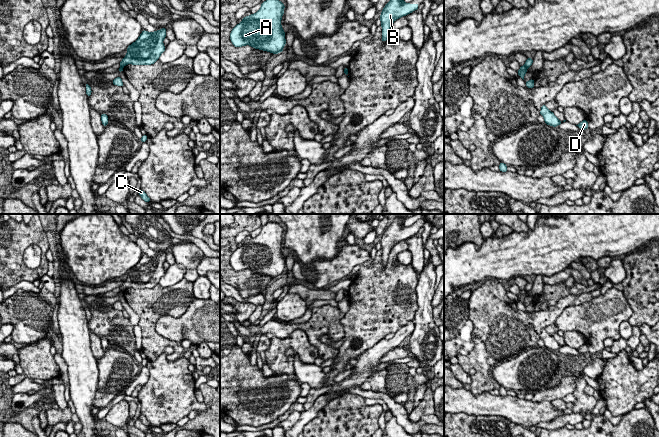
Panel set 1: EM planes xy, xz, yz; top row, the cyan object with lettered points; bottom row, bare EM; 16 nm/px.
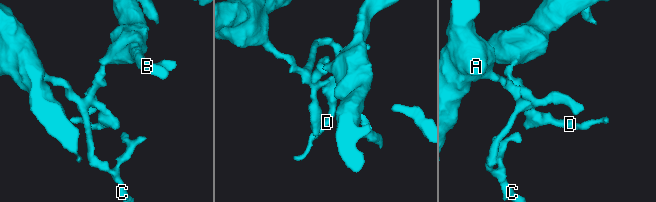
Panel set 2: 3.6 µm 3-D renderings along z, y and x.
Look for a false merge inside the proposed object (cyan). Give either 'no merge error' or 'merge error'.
merge error

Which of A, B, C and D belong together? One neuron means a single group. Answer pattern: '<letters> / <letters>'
A C D / B

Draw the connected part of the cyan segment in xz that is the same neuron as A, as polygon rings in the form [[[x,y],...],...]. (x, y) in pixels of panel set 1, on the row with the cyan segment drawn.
[[[266,0],[261,8],[242,19],[230,33],[235,47],[250,45],[255,49],[273,54],[283,52],[286,44],[285,32],[281,26],[285,5],[279,0]]]

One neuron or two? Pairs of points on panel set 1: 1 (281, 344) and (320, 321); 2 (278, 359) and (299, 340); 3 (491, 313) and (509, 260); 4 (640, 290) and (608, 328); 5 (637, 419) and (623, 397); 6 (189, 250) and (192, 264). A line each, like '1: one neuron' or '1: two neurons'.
1: two neurons
2: one neuron
3: two neurons
4: two neurons
5: two neurons
6: one neuron

